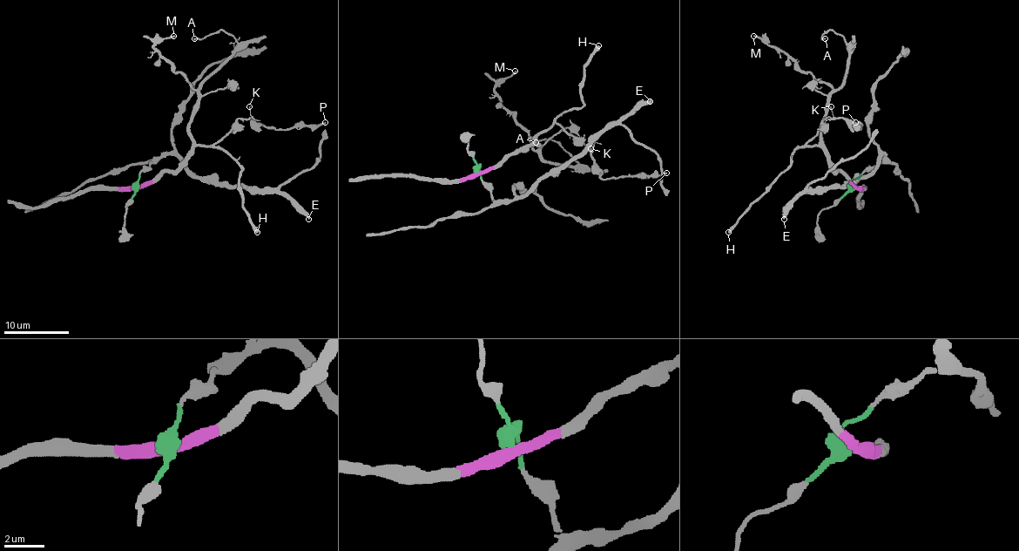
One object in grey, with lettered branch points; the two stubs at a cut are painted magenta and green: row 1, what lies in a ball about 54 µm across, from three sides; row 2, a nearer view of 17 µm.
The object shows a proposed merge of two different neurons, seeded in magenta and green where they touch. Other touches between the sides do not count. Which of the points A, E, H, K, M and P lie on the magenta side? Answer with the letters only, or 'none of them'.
A, H, K, M, P

